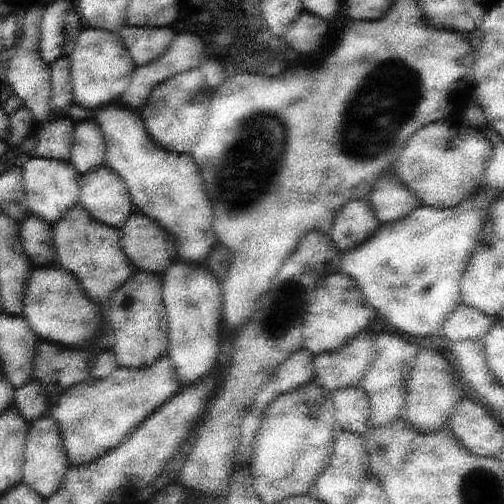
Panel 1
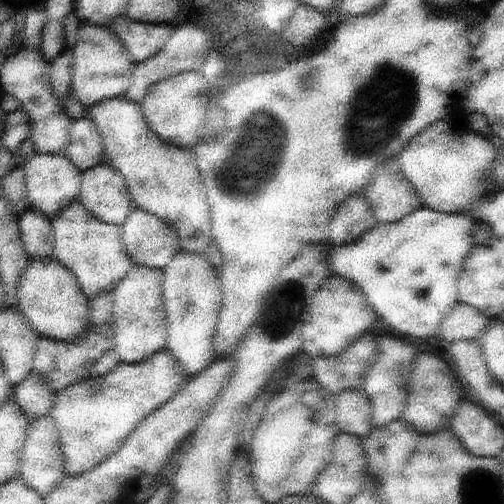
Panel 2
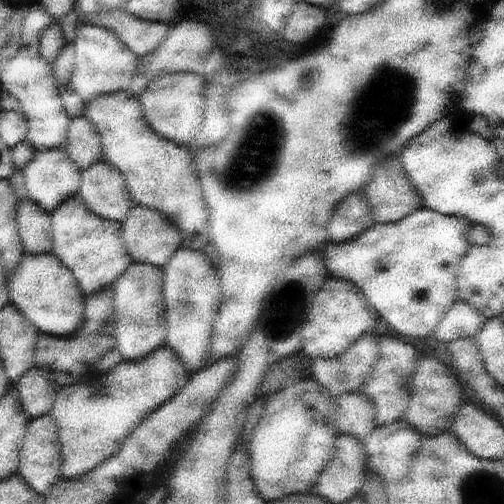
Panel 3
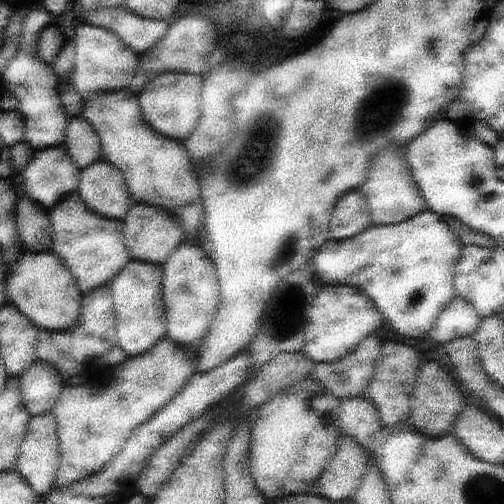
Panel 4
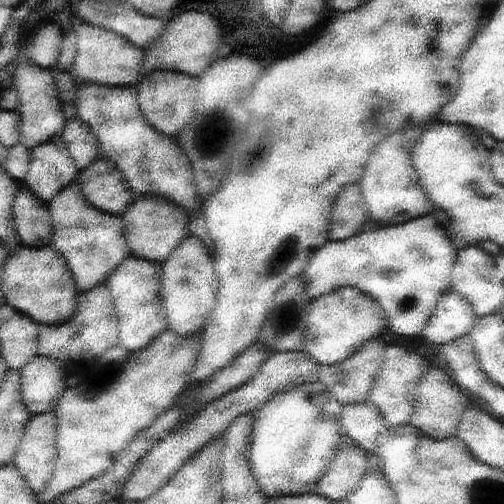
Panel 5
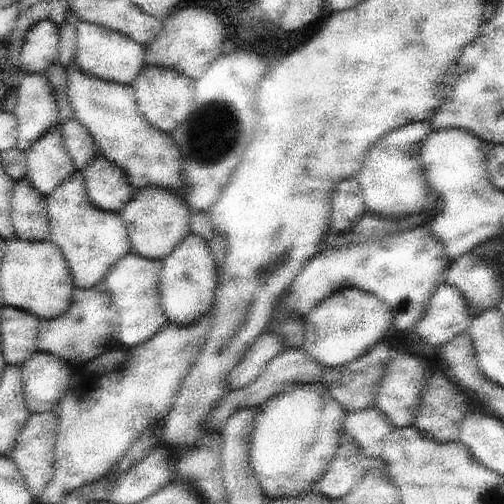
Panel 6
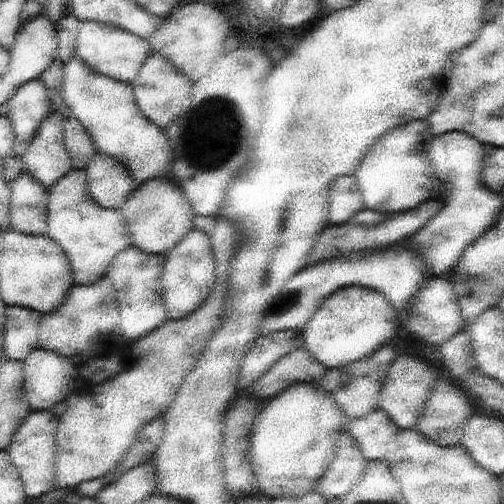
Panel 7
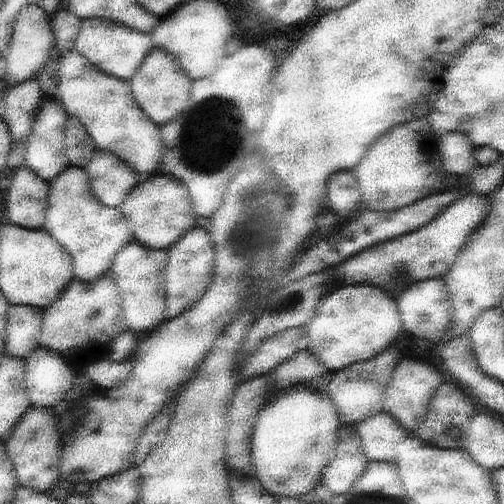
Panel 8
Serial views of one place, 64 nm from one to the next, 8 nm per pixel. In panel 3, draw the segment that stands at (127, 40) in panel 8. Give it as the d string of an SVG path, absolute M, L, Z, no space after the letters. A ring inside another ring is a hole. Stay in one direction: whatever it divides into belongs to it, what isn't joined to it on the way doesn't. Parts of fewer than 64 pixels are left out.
M81 20L77 30L75 46L75 72L71 78L71 90L83 98L83 104L101 98L103 94L115 94L117 90L127 88L129 78L135 72L135 56L127 46L117 38L117 34L109 28L93 26L87 20Z

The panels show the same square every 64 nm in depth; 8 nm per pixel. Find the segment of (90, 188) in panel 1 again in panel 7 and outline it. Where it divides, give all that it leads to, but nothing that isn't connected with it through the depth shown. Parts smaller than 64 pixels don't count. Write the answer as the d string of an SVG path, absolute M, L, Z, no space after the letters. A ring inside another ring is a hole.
M97 152L85 170L89 174L91 196L109 210L119 210L129 194L139 188L139 182L131 176L127 166L113 156Z

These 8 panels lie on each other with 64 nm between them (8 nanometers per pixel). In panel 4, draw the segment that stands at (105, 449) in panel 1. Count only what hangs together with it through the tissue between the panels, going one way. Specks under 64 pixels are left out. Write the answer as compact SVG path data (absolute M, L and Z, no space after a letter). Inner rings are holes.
M167 336L163 340L159 340L147 354L143 356L133 356L133 358L125 358L123 364L119 364L115 368L115 374L109 372L107 380L103 384L83 384L83 386L65 386L63 394L57 402L57 406L53 408L53 414L59 418L59 436L61 436L61 468L55 480L55 490L65 490L71 488L91 476L101 474L103 470L107 470L113 464L113 456L115 456L115 440L119 438L127 438L129 430L135 428L137 424L145 424L149 422L159 410L163 410L175 392L179 392L181 388L185 388L187 378L193 374L193 366L197 364L195 358L195 350L185 350L179 344L175 344L173 340L169 340Z

